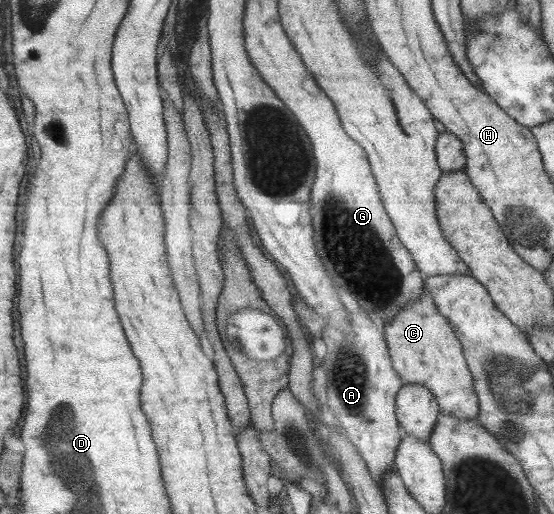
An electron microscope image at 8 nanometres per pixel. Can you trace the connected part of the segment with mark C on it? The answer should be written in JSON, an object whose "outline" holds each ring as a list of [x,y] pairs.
{"outline":[[[424,290],[423,295],[415,300],[389,323],[385,321],[383,325],[397,376],[403,386],[416,384],[429,387],[445,415],[478,421],[479,398],[459,338],[449,321],[437,310],[433,295],[429,291]]]}

